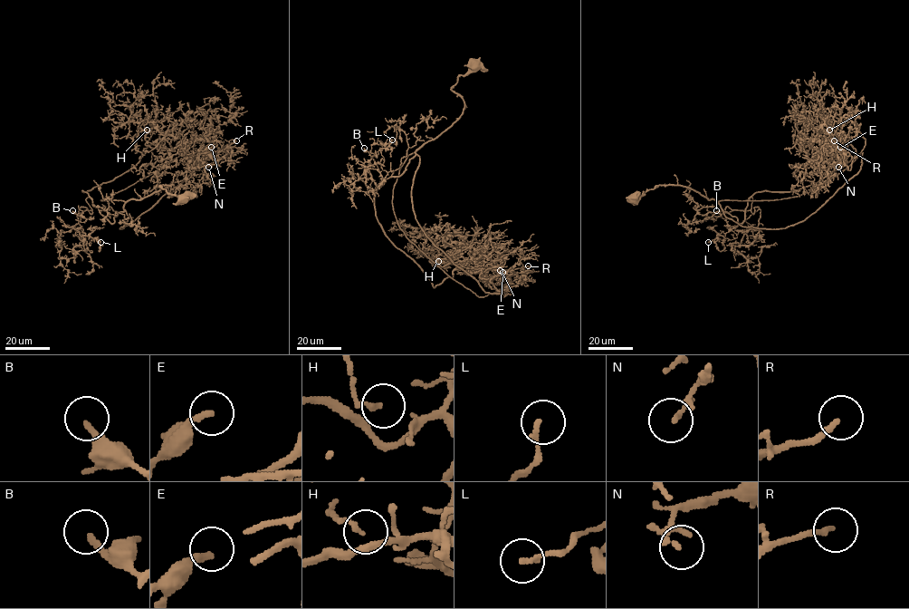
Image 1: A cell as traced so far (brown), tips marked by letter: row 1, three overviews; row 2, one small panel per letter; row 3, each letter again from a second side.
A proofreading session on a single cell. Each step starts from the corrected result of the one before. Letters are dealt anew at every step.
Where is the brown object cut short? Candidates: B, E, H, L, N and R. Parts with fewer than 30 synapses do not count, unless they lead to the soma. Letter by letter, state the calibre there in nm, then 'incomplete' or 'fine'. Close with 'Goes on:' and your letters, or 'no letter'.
B: 190 nm thick; incomplete
E: 220 nm thick; incomplete
H: 100 nm thick; fine
L: 150 nm thick; fine
N: 110 nm thick; fine
R: 170 nm thick; incomplete
Goes on: B, E, R

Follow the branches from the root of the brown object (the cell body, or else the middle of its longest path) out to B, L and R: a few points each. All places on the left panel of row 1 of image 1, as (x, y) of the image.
B: (185, 197), (160, 185), (172, 185), (129, 199), (112, 223), (90, 198), (91, 210), (72, 210)
L: (185, 197), (160, 185), (172, 185), (112, 223), (87, 198), (92, 212), (72, 227), (100, 242)
R: (185, 197), (159, 186), (171, 185), (129, 199), (119, 228), (179, 185), (205, 155), (198, 169), (236, 140)

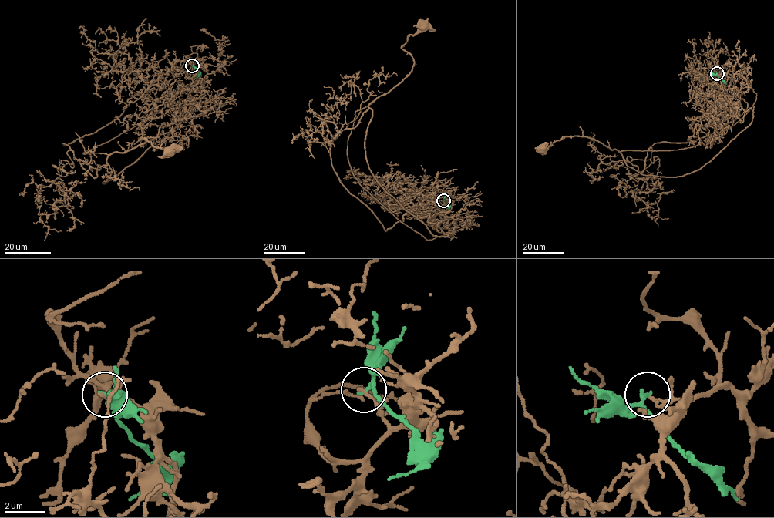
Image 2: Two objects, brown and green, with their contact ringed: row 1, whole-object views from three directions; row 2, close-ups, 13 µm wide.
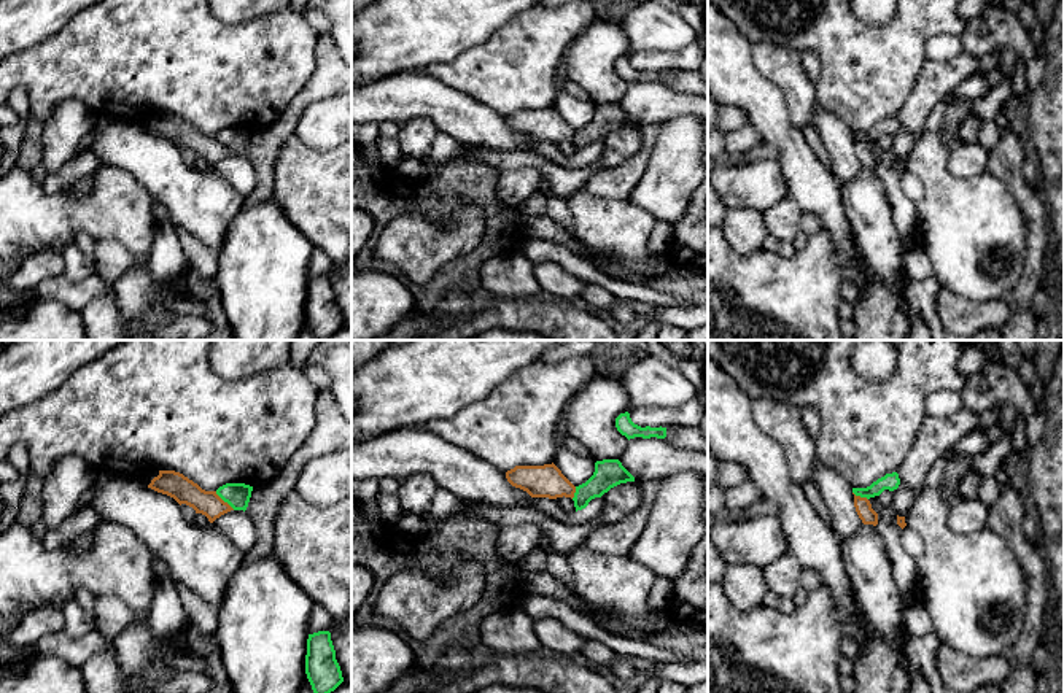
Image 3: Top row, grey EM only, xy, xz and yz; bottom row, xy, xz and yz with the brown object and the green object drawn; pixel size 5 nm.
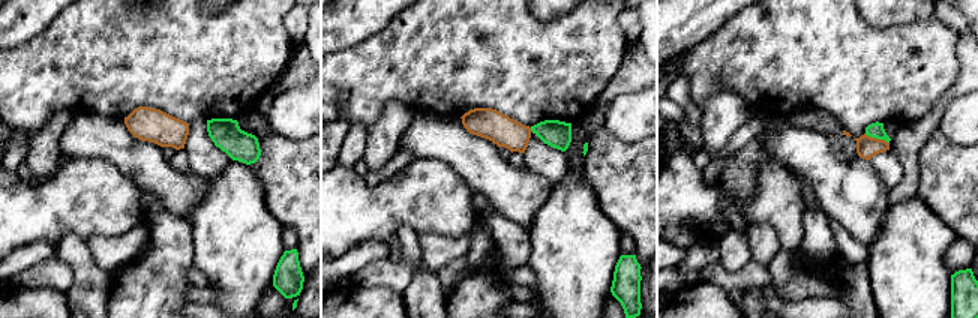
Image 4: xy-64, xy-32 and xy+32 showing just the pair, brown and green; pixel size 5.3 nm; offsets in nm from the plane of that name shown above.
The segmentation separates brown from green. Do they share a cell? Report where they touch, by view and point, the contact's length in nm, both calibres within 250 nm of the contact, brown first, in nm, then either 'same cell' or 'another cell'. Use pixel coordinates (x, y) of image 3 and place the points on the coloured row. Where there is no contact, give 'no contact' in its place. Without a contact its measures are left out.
contact xy (223, 501); length 140 nm; calibres 130 and 130 nm; another cell

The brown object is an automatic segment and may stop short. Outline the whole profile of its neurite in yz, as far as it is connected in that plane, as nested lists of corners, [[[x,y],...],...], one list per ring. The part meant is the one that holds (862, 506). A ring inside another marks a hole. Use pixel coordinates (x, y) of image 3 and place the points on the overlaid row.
[[[854,494],[854,507],[864,525],[878,525],[878,513],[872,509],[872,504],[867,497]]]

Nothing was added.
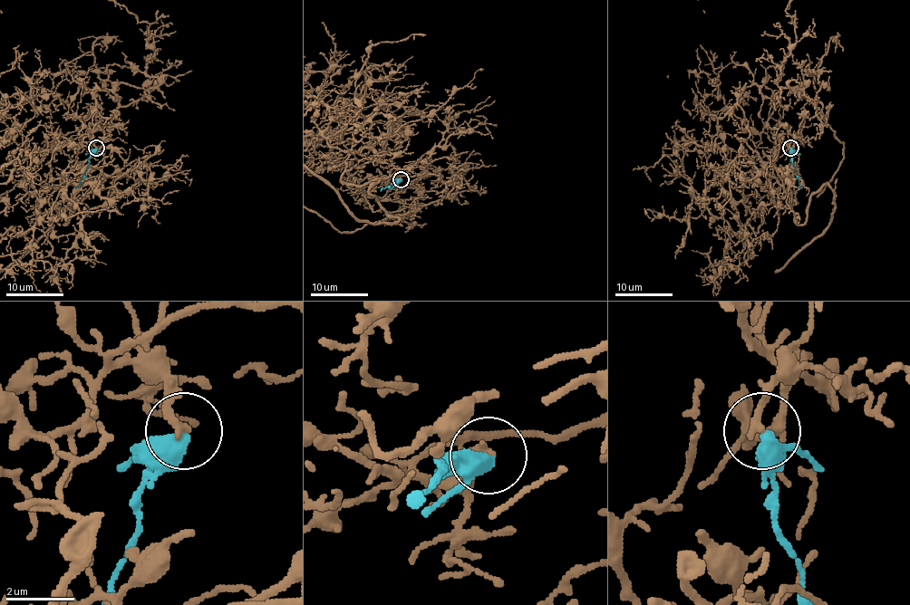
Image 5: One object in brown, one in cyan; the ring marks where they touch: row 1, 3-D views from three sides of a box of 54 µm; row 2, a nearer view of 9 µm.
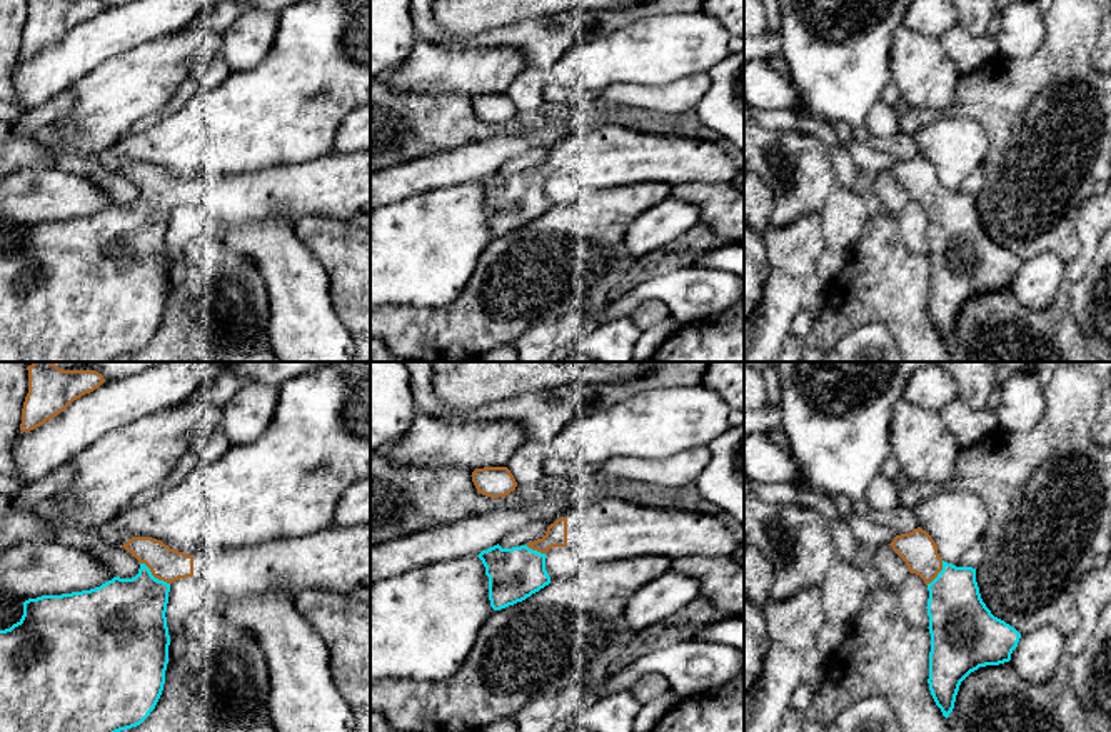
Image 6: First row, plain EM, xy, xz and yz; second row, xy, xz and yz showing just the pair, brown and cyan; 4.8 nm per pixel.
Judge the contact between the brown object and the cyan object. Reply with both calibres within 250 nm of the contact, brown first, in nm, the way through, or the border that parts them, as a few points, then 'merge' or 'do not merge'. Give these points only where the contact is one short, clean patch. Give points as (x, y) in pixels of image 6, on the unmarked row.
160 nm thick on the brown side, 380 nm on the other; runs through xy (165, 190), (154, 202), (147, 220), (125, 245); merge

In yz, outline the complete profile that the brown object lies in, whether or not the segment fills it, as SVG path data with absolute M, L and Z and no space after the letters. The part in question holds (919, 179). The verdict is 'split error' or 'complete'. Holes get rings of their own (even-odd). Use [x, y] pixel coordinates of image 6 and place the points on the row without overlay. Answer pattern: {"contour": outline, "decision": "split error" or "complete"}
{"contour": "M921 153L889 170L929 217L929 317L948 345L961 308L979 293L1011 287L1021 260L994 243L981 225L976 195L944 188Z", "decision": "split error"}

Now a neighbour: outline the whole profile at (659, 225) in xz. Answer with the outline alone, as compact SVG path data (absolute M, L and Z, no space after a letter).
M667 197L642 212L626 230L624 243L632 258L641 258L687 233L699 223L699 208Z

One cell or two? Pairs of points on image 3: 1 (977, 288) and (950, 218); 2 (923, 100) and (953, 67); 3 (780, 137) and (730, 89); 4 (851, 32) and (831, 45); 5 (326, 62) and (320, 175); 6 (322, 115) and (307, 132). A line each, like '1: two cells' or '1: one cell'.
1: one cell
2: one cell
3: one cell
4: one cell
5: two cells
6: one cell

